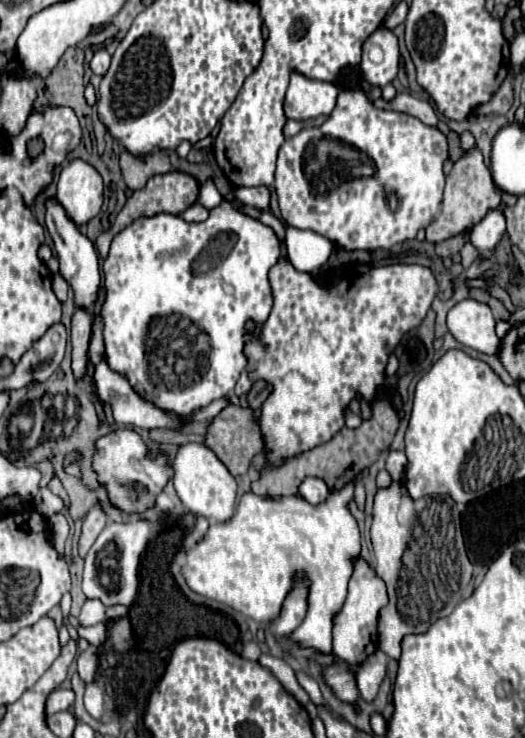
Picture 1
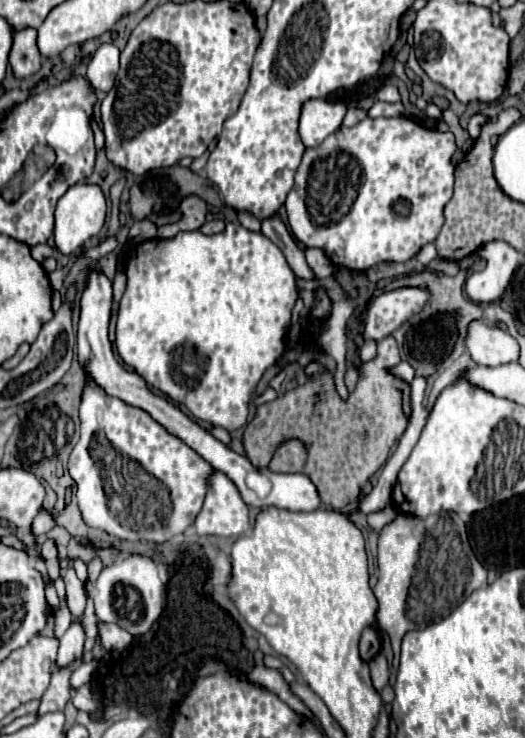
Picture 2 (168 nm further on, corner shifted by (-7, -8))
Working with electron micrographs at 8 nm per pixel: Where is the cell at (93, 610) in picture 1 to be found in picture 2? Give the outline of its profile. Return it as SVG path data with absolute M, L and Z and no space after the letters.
M72 623L70 629L60 637L60 651L58 651L58 667L68 665L70 661L78 659L82 655L82 647L86 641L84 627L80 623Z

